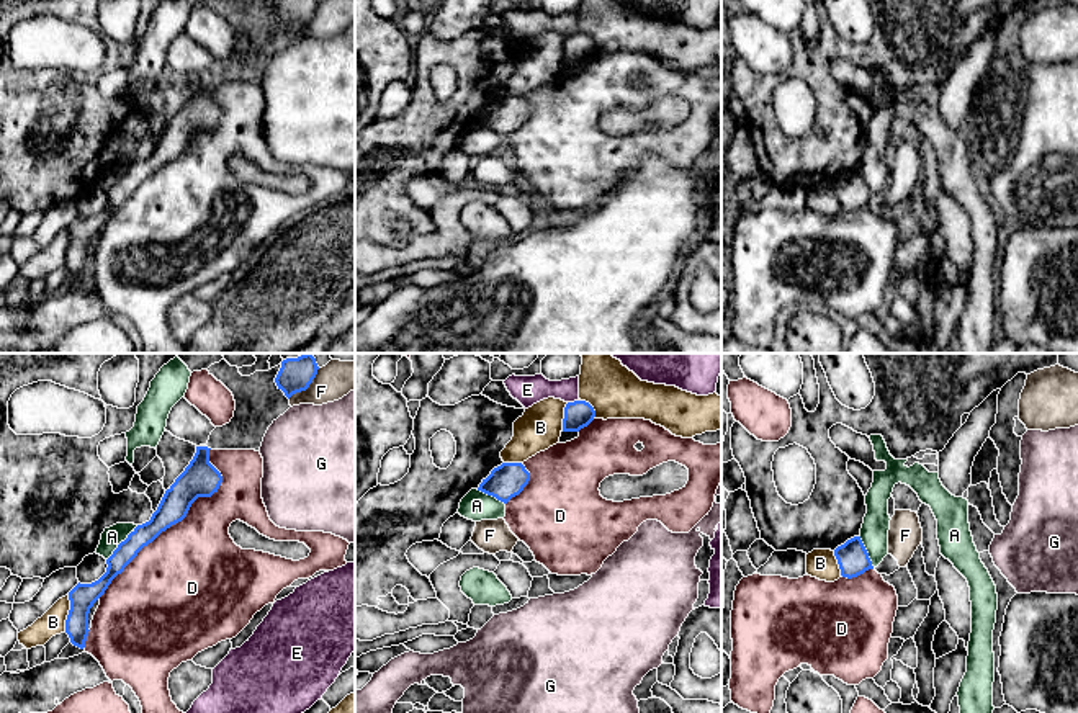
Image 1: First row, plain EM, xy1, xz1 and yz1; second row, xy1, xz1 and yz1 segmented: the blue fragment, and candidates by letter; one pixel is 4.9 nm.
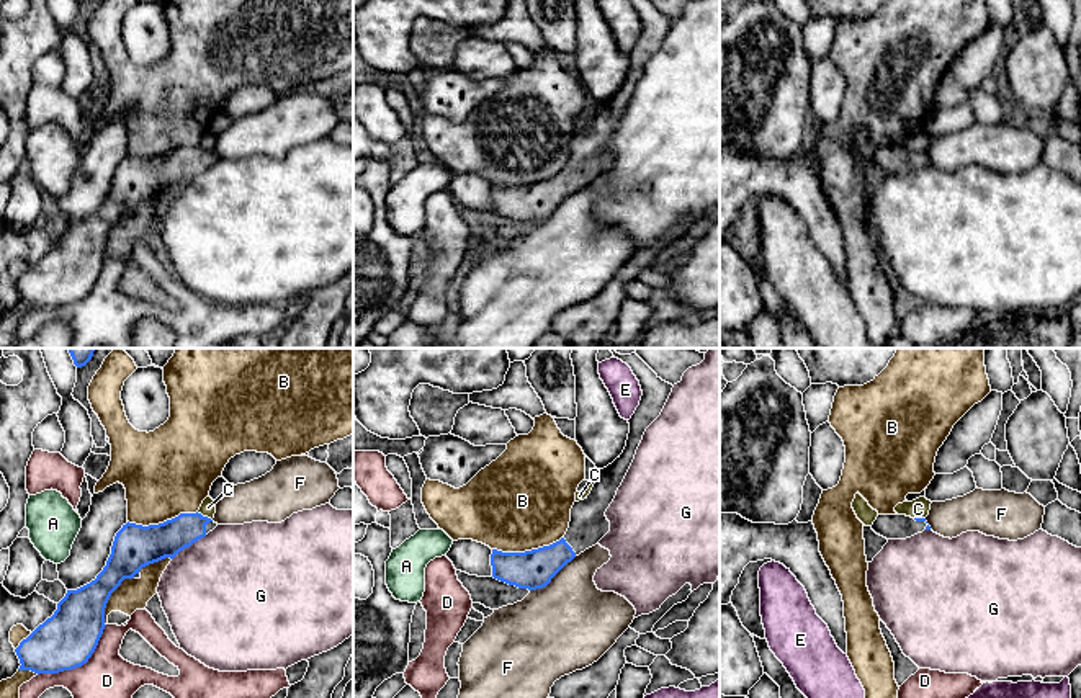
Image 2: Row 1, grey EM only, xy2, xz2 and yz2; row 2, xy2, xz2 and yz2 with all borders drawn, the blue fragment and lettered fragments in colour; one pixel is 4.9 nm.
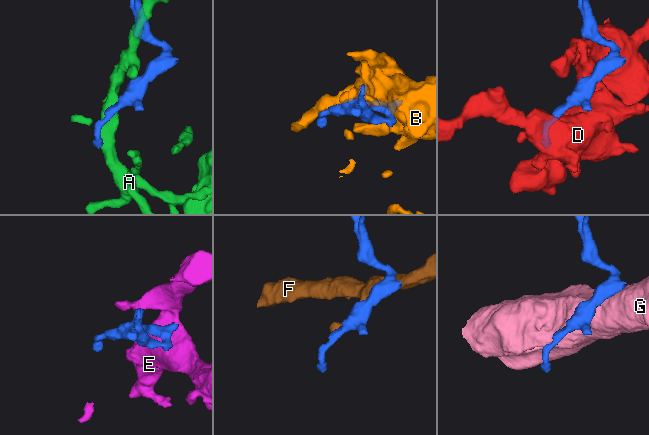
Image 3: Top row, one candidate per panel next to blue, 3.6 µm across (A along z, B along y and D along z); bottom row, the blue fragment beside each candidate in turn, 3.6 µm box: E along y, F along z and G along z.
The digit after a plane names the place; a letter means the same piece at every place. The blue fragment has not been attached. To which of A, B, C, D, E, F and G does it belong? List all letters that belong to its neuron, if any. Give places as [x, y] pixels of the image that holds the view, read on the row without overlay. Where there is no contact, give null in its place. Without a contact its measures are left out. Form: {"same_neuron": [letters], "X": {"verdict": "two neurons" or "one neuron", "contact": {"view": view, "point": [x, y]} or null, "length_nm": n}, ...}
{"same_neuron": [], "A": {"verdict": "two neurons", "contact": {"view": "xy1", "point": [120, 177]}, "length_nm": 240}, "B": {"verdict": "two neurons", "contact": {"view": "xz2", "point": [527, 185]}, "length_nm": 360}, "C": {"verdict": "two neurons", "contact": {"view": "xy2", "point": [205, 151]}, "length_nm": 90}, "D": {"verdict": "two neurons", "contact": {"view": "xy1", "point": [177, 156]}, "length_nm": 900}, "E": {"verdict": "two neurons", "contact": {"view": "xz1", "point": [574, 35]}, "length_nm": 70}, "F": {"verdict": "two neurons", "contact": {"view": "xz2", "point": [553, 210]}, "length_nm": 280}, "G": {"verdict": "two neurons", "contact": {"view": "xy2", "point": [188, 180]}, "length_nm": 220}}

